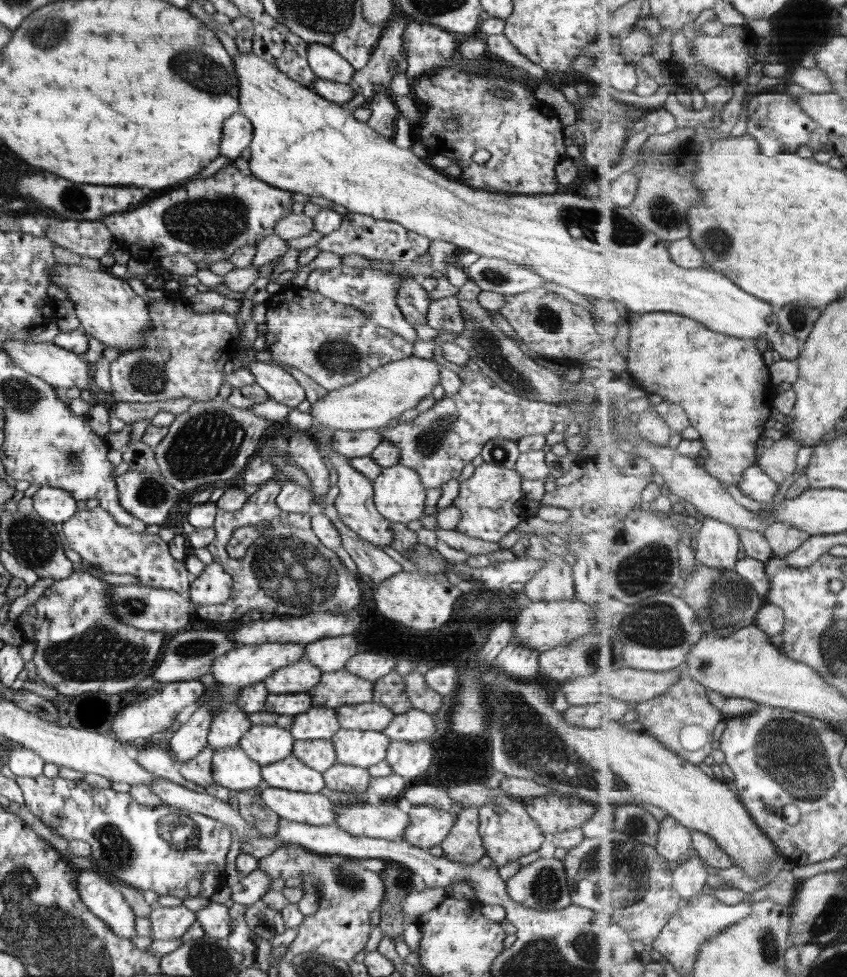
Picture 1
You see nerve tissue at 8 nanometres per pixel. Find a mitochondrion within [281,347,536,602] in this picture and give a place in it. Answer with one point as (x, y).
(430, 439)

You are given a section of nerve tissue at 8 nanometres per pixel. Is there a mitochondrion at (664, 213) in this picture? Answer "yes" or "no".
yes

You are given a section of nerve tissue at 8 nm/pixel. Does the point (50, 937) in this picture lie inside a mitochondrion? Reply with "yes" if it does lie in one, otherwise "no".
yes

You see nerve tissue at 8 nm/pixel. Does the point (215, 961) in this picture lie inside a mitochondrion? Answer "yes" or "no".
yes

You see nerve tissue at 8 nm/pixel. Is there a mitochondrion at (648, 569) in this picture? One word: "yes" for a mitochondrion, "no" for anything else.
yes

